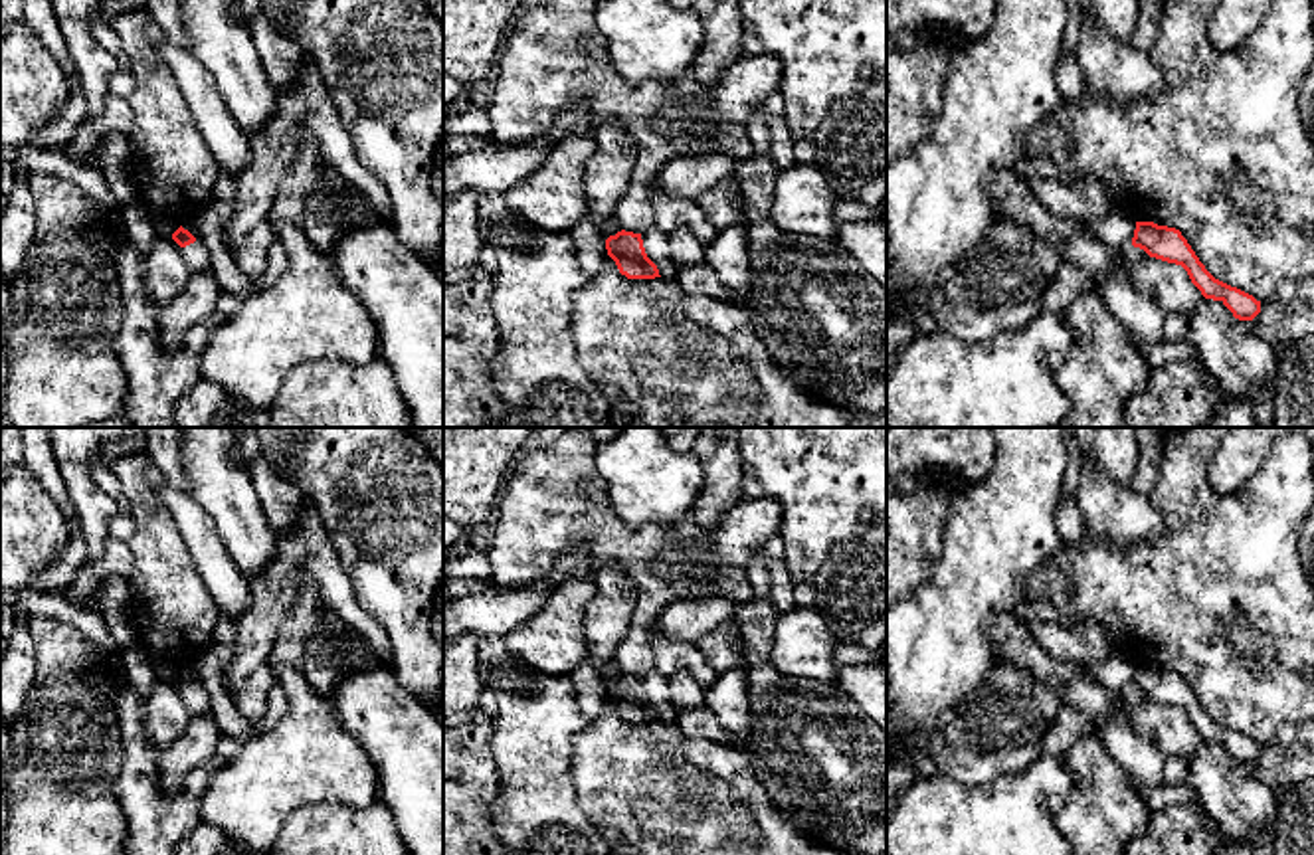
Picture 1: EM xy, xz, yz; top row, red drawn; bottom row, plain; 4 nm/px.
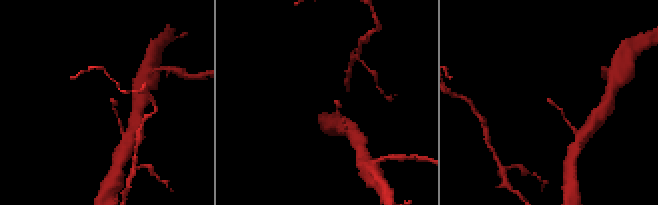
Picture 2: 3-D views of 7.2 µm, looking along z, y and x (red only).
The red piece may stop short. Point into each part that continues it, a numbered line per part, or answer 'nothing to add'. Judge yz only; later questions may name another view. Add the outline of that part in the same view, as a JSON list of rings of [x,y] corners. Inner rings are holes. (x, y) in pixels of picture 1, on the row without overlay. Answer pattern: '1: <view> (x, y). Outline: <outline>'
nothing to add

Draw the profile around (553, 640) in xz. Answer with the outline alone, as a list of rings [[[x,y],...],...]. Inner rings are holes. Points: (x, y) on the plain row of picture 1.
[[[592,578],[562,580],[540,610],[503,637],[511,655],[548,677],[568,677],[588,659],[584,612],[594,592]]]

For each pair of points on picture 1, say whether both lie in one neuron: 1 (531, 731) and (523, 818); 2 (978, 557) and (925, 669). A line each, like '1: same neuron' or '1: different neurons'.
1: same neuron
2: same neuron

